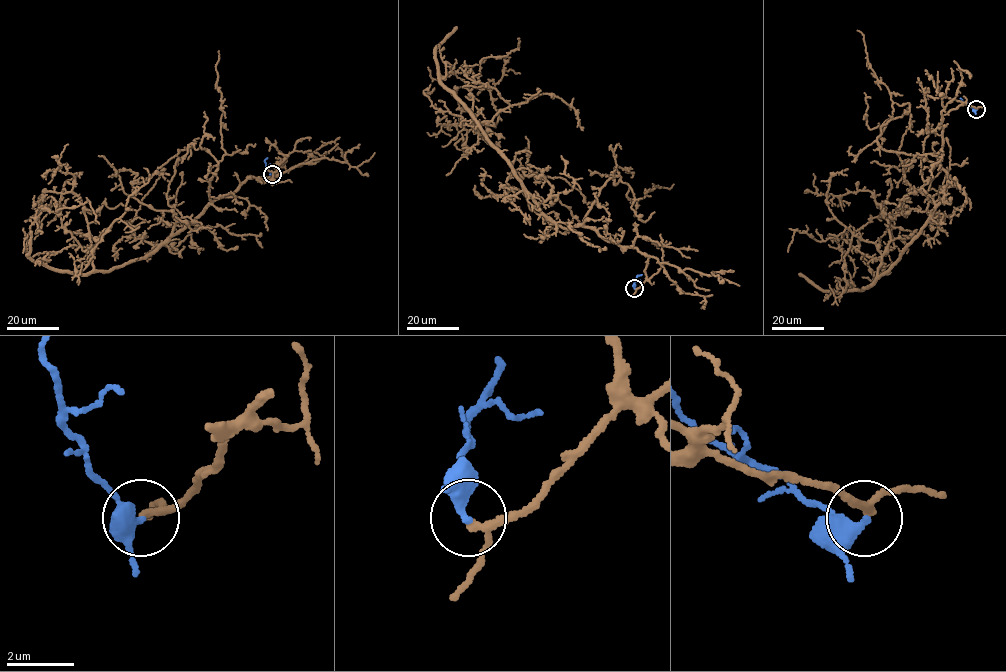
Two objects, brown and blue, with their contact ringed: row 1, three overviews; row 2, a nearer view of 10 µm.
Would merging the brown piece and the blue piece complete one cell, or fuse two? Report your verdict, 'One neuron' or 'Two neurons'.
One neuron

